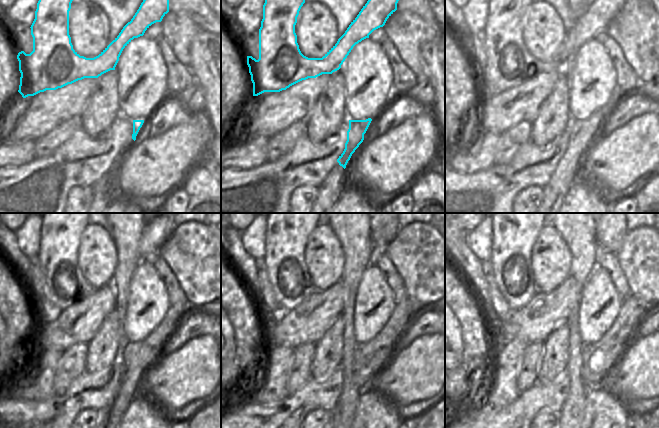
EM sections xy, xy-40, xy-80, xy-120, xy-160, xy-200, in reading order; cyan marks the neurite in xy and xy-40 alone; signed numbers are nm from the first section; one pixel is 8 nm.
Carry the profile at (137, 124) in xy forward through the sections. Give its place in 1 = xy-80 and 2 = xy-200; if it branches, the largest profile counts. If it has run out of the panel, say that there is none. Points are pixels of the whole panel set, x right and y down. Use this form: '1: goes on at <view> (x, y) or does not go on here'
1: goes on at xy-80 (582, 133)
2: goes on at xy-200 (597, 359)

